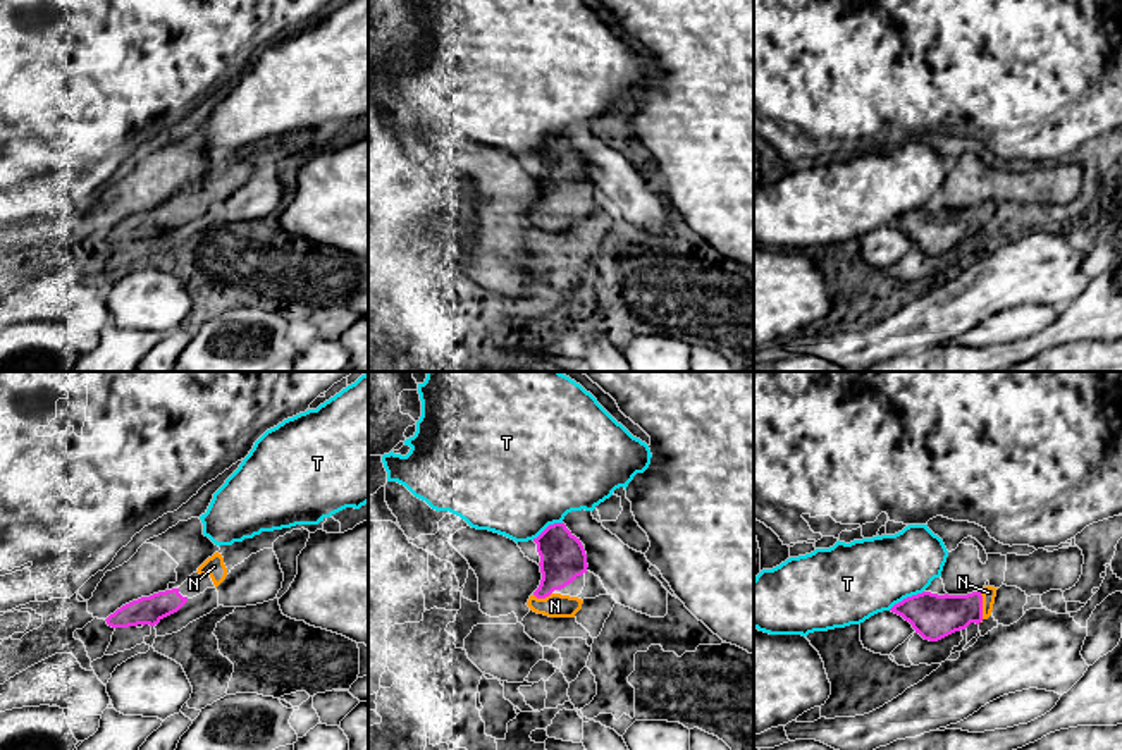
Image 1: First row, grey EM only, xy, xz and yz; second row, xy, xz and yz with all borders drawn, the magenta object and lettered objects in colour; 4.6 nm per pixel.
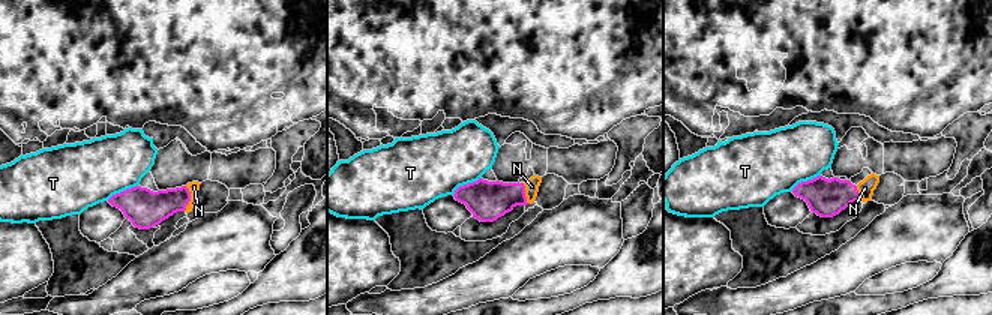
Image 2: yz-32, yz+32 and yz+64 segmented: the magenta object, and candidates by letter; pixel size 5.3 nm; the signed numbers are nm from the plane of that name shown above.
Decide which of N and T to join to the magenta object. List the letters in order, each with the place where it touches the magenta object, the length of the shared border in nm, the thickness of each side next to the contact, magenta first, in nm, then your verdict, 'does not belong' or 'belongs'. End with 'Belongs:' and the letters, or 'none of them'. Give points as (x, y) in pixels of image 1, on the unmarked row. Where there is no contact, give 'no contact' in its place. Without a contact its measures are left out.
N: yz (981, 221) | 150 nm | 220/70 nm | belongs
T: yz (907, 212) | 190 nm | 220/360 nm | does not belong
Belongs: N

